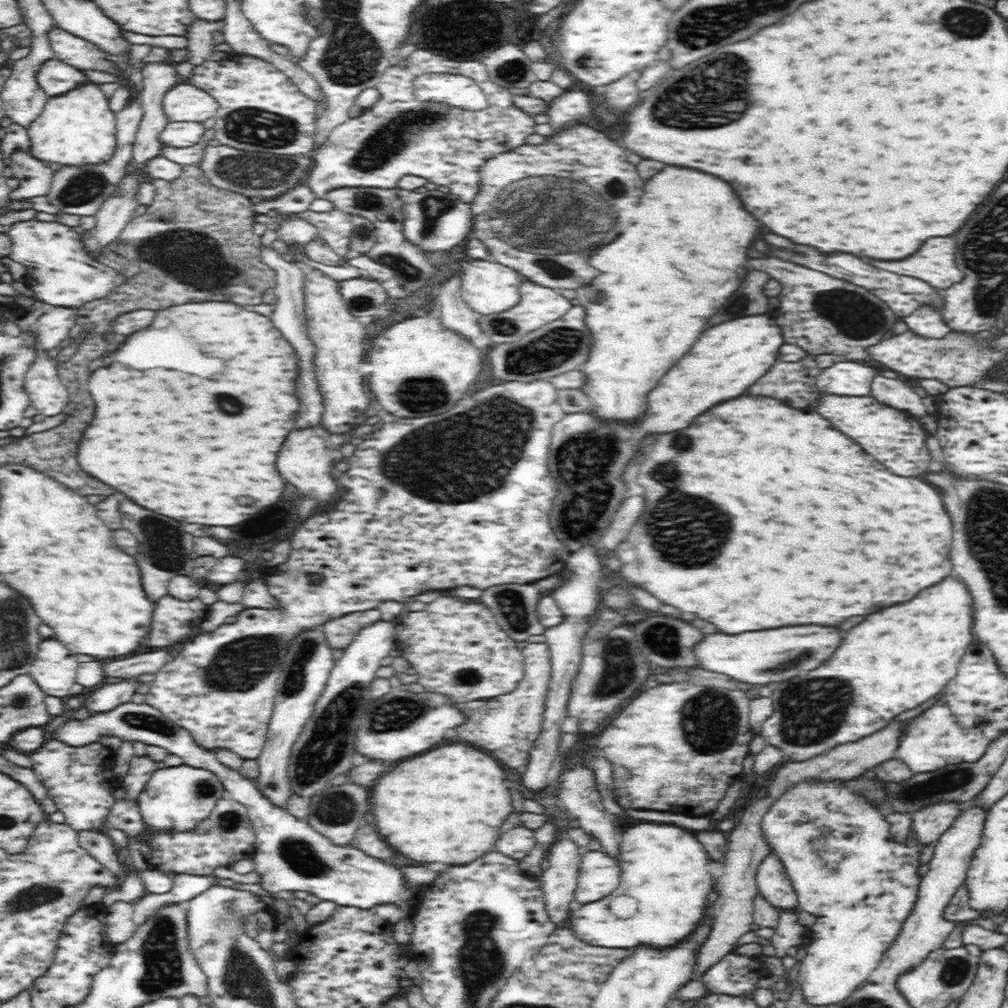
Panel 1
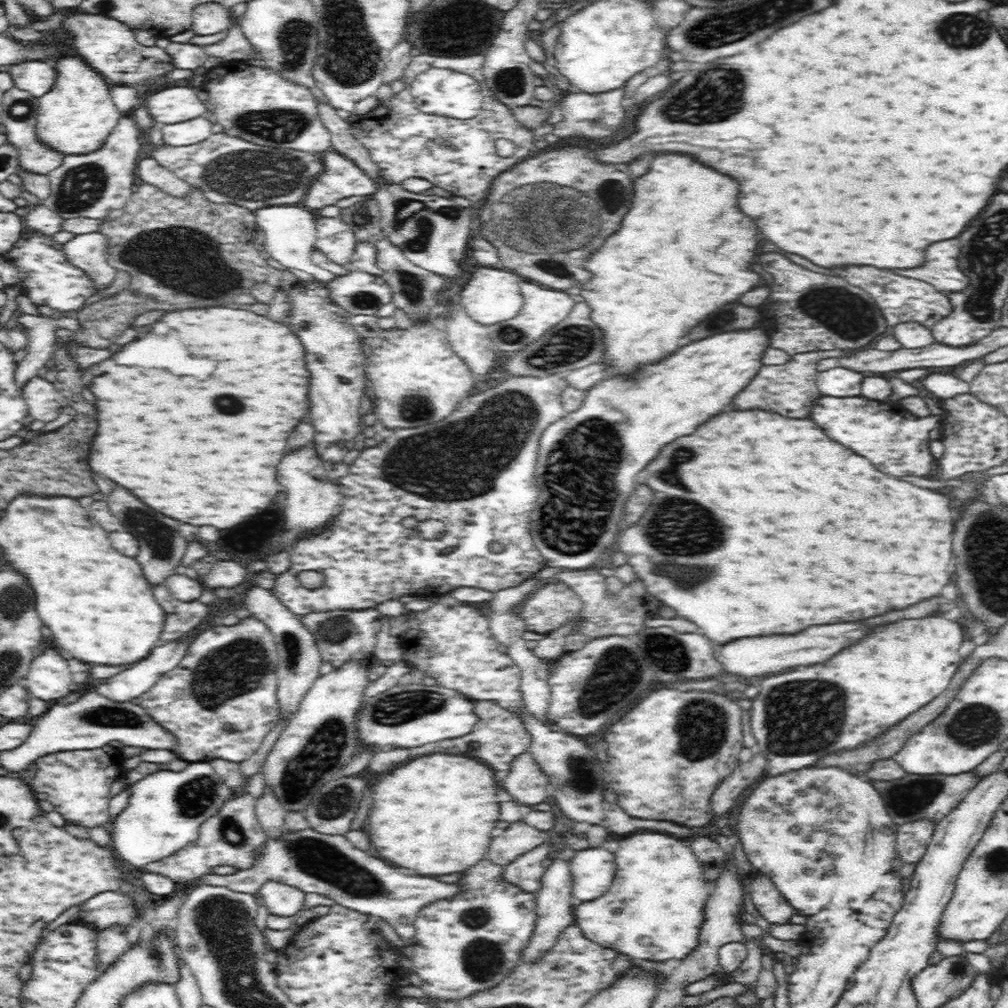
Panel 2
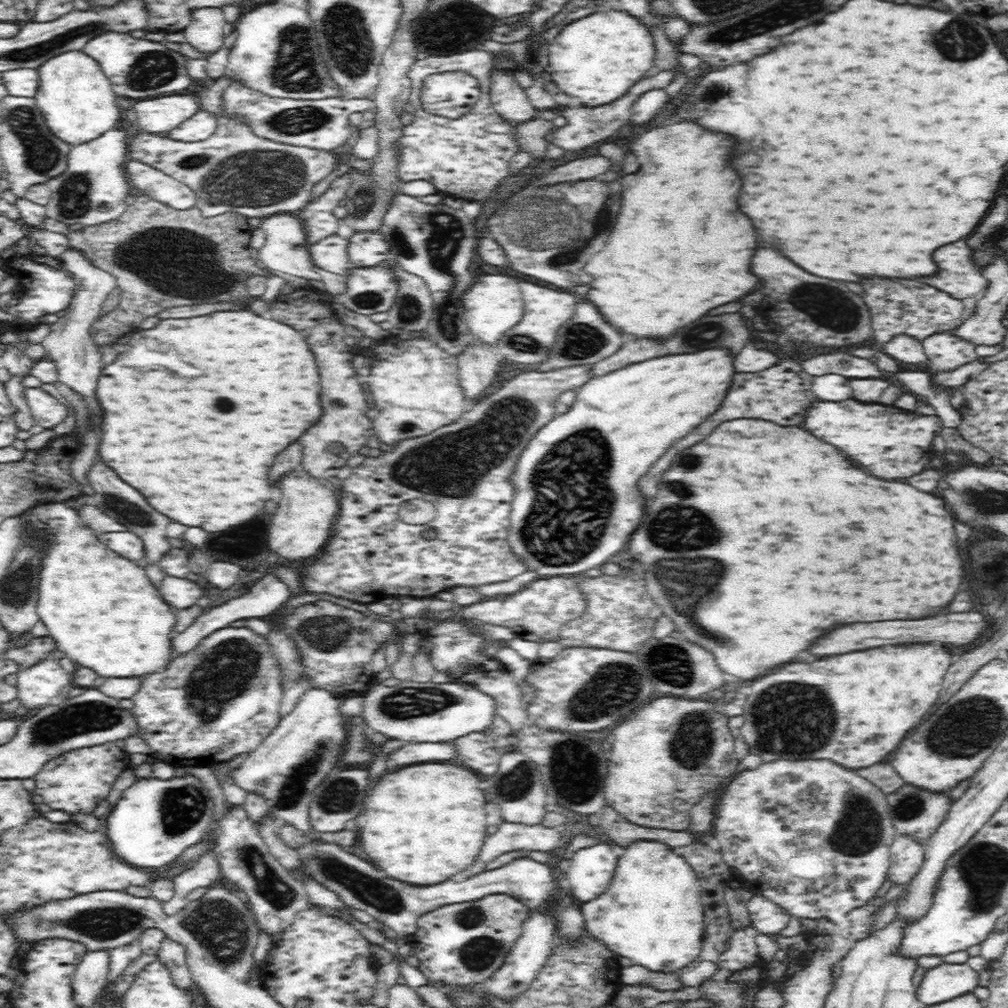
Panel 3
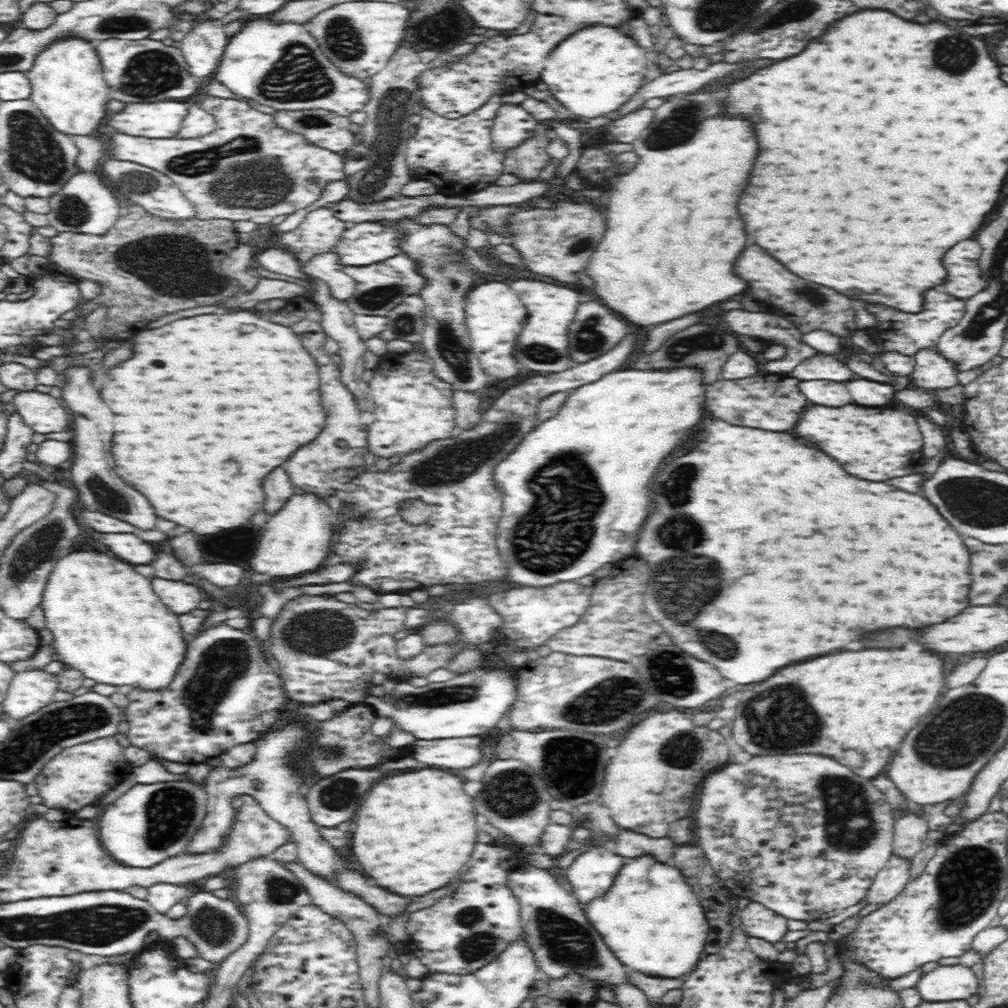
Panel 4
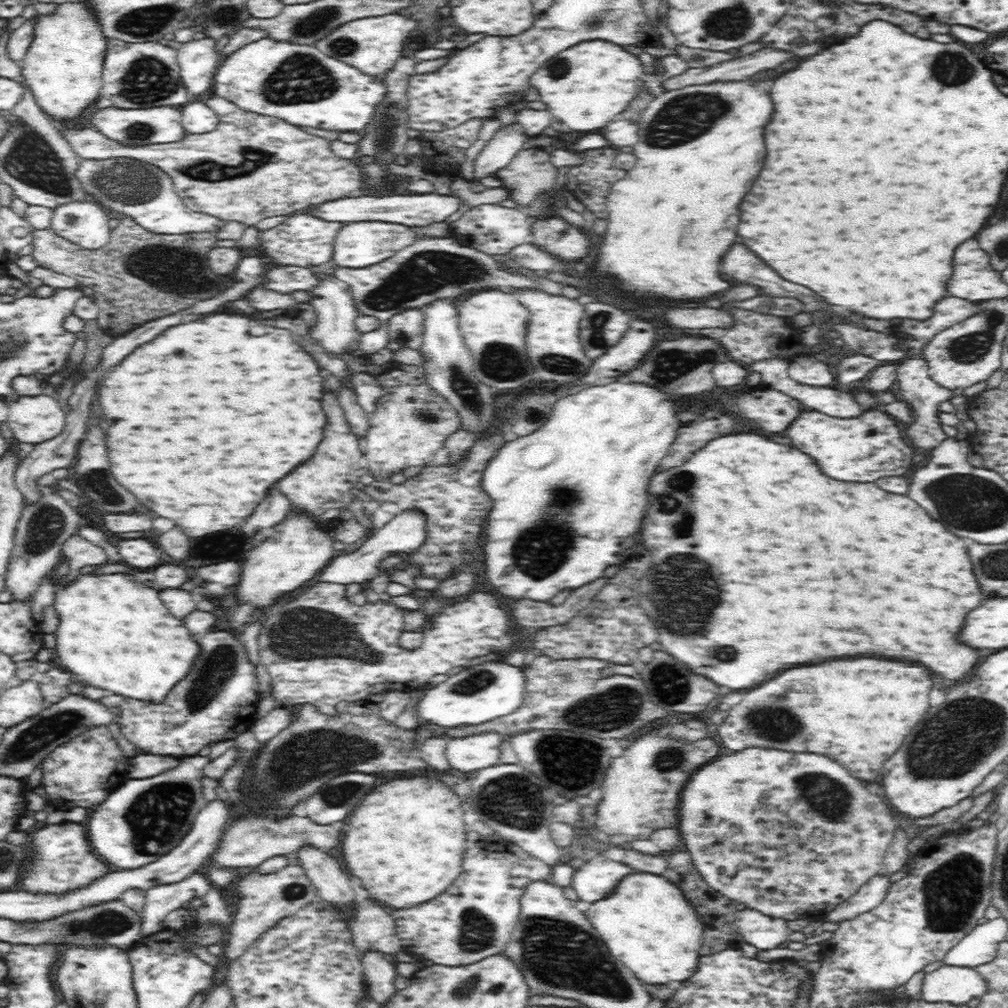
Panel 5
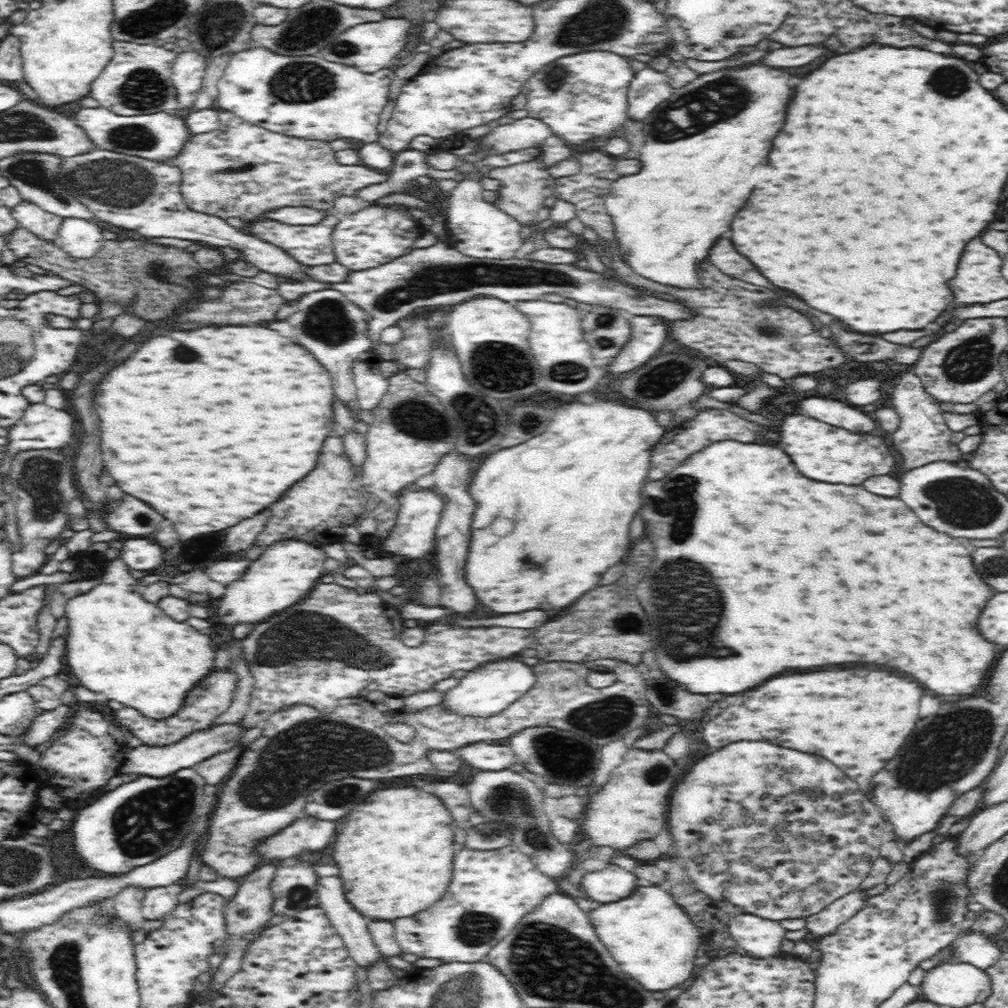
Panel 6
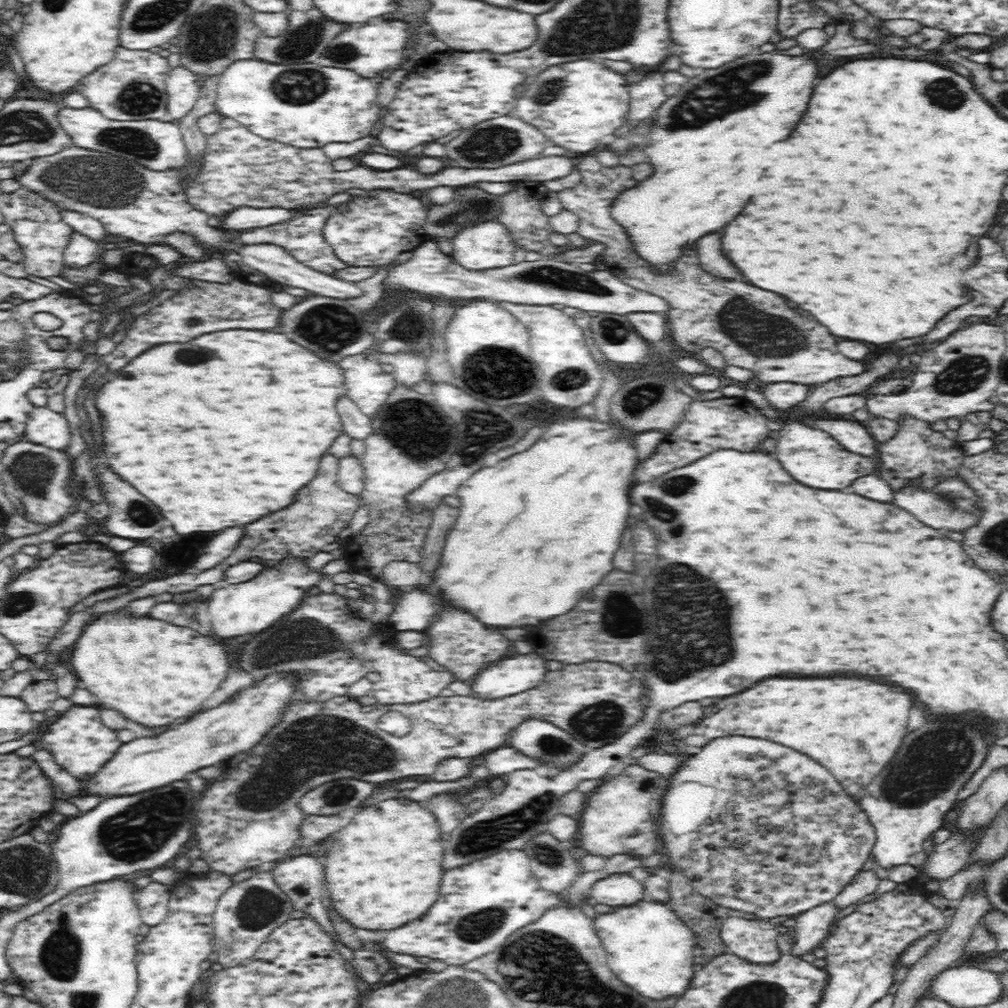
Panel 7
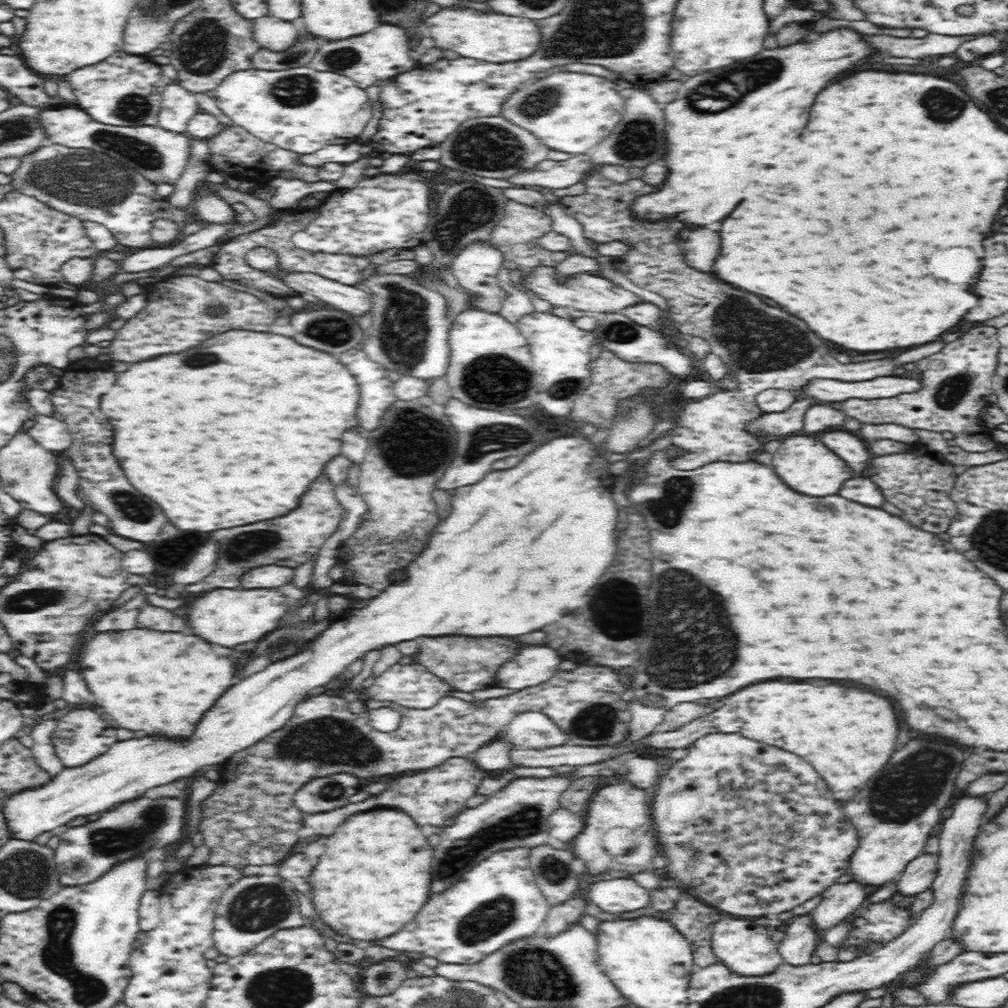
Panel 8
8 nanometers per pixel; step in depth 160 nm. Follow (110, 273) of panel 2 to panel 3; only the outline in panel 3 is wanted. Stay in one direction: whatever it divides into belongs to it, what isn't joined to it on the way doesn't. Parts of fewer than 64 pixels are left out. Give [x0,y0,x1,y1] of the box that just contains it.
[41,249,117,432]

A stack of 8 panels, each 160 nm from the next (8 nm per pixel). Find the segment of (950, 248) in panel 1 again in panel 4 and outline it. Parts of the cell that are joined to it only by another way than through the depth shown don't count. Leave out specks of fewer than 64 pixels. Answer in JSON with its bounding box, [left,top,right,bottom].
[936,240,988,301]

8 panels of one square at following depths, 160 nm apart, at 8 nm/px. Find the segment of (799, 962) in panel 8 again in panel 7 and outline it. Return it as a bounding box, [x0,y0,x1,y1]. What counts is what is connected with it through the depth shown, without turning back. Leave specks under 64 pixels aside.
[789,902,840,958]

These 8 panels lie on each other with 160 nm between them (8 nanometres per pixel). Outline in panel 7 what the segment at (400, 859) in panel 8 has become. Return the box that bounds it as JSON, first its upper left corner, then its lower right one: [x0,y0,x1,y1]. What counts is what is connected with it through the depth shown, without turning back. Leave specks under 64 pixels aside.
[324,800,442,932]

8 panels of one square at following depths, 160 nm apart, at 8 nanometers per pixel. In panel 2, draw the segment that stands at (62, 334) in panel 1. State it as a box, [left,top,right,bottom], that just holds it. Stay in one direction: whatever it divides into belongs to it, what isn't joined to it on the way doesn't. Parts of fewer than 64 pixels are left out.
[14,313,80,391]

